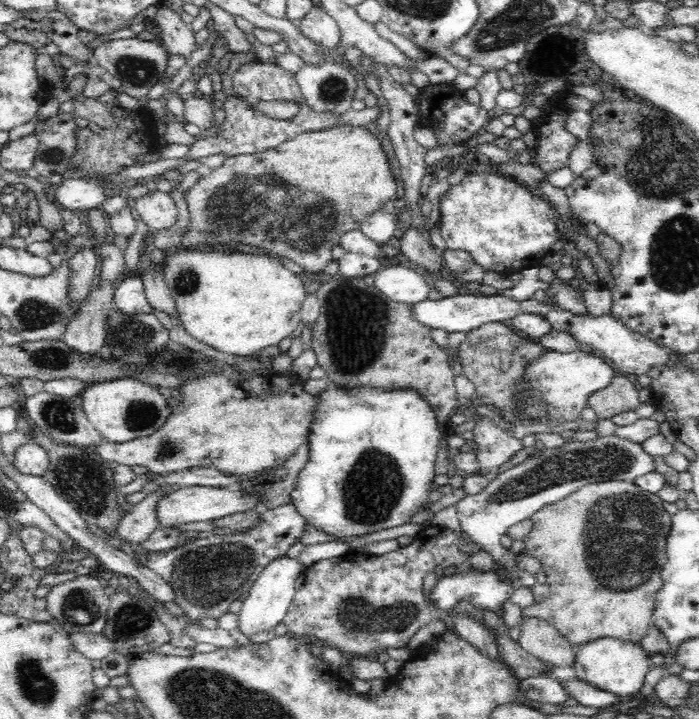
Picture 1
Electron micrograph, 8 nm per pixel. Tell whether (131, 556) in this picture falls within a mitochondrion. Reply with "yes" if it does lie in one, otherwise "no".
no

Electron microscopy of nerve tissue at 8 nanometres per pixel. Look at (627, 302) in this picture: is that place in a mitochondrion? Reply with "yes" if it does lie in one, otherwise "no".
no

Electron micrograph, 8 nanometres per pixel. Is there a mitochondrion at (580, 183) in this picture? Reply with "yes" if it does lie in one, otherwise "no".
no

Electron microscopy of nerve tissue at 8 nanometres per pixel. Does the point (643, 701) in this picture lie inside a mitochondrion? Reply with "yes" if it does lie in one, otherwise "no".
no

